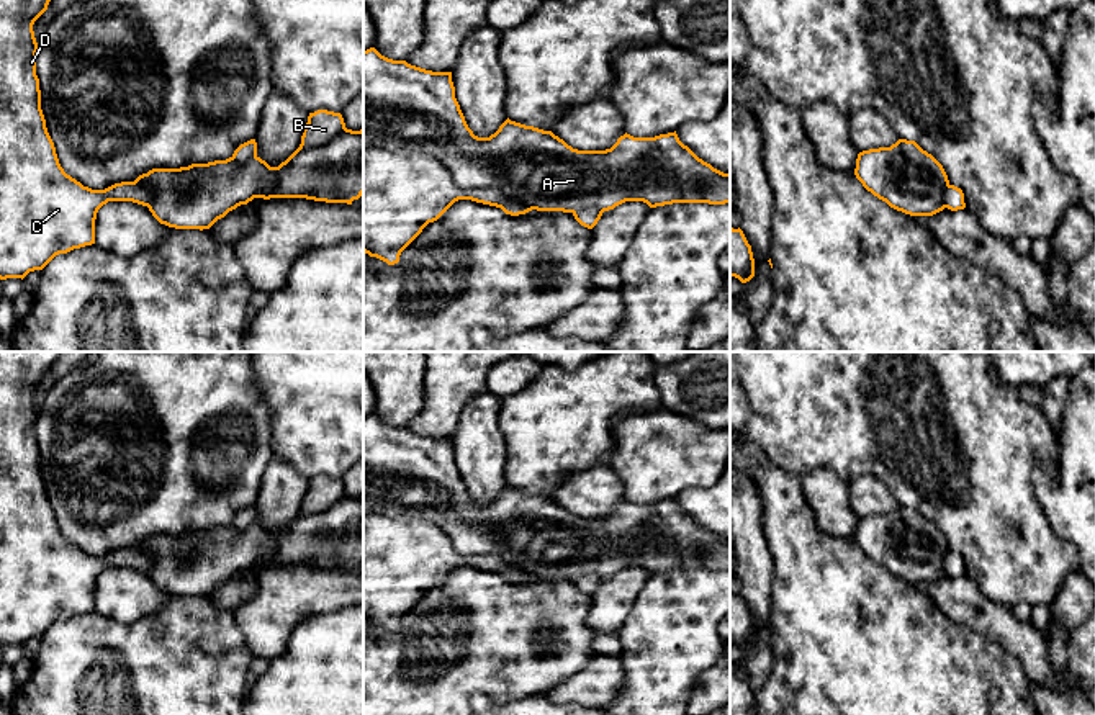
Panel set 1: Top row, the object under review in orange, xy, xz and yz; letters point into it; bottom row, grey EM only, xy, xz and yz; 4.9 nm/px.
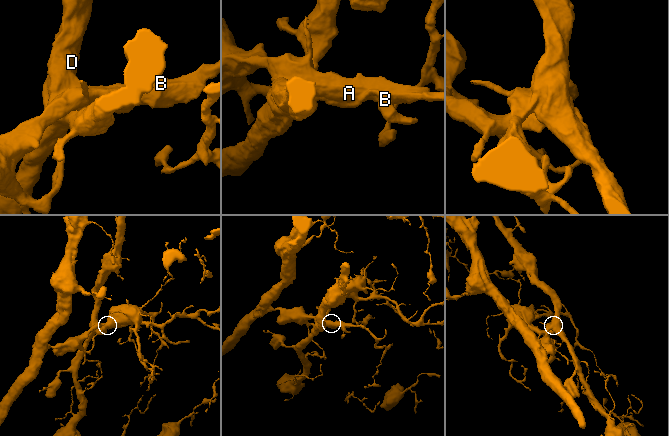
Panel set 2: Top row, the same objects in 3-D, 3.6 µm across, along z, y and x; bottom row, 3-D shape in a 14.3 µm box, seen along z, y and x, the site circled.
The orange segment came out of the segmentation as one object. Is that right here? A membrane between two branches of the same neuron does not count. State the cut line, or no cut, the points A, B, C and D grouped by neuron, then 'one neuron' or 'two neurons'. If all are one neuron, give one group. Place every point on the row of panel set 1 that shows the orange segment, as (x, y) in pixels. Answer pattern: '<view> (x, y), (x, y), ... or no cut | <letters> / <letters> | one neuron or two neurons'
xz (364, 146), (423, 149), (457, 185), (495, 188), (532, 208) | A B / C D | two neurons

